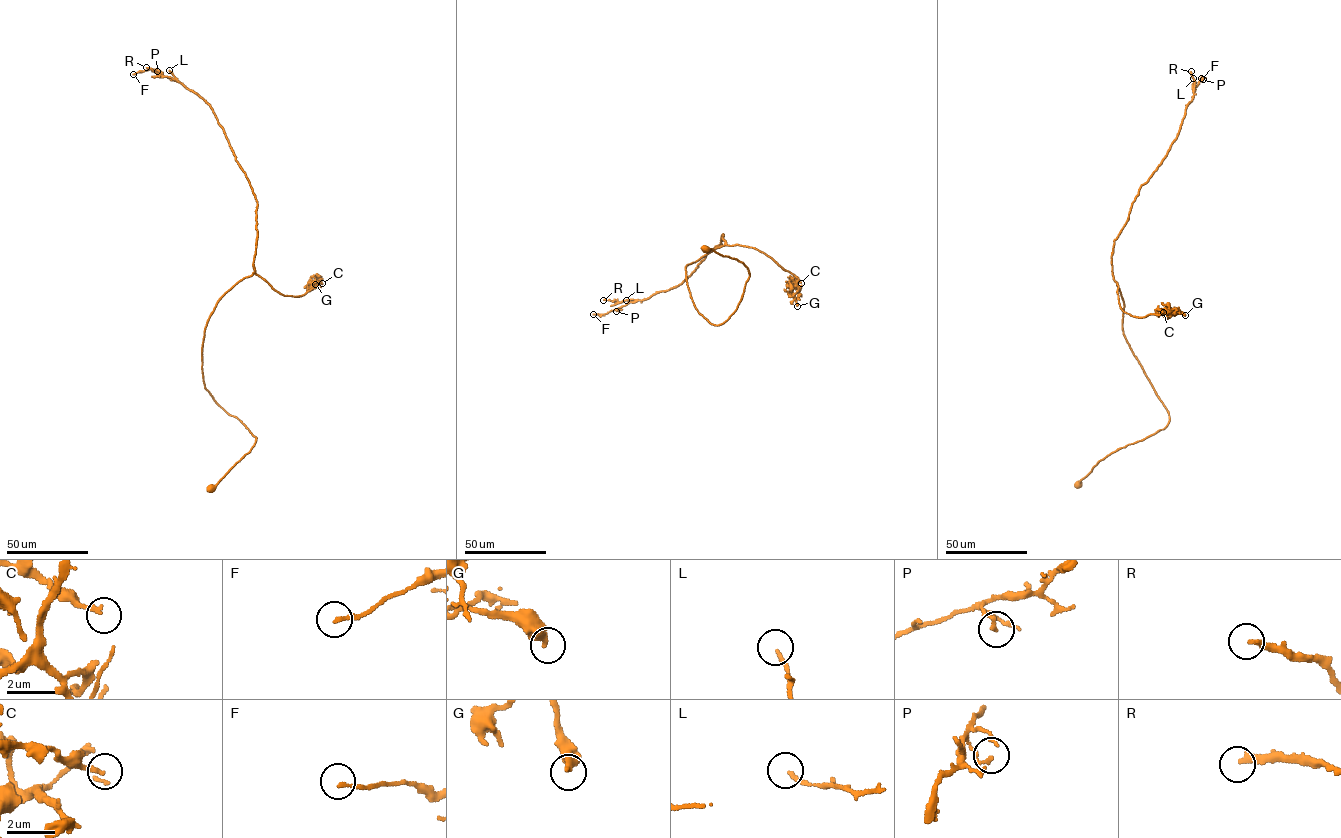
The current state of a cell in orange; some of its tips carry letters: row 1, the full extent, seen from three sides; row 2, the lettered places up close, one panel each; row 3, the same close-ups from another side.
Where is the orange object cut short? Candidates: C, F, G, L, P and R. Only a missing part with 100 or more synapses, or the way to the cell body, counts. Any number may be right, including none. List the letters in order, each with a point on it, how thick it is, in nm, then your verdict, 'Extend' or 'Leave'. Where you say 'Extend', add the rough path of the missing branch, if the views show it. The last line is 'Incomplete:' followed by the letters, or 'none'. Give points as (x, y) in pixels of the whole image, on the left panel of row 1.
C: Place: (322, 283). Thickness 130 nm. Leave
F: Place: (133, 74). Thickness 170 nm. Leave
G: Place: (315, 284). Thickness 360 nm. Leave
L: Place: (169, 70). Thickness 160 nm. Leave
P: Place: (157, 71). Thickness 170 nm. Leave
R: Place: (146, 67). Thickness 260 nm. Leave
Incomplete: none

